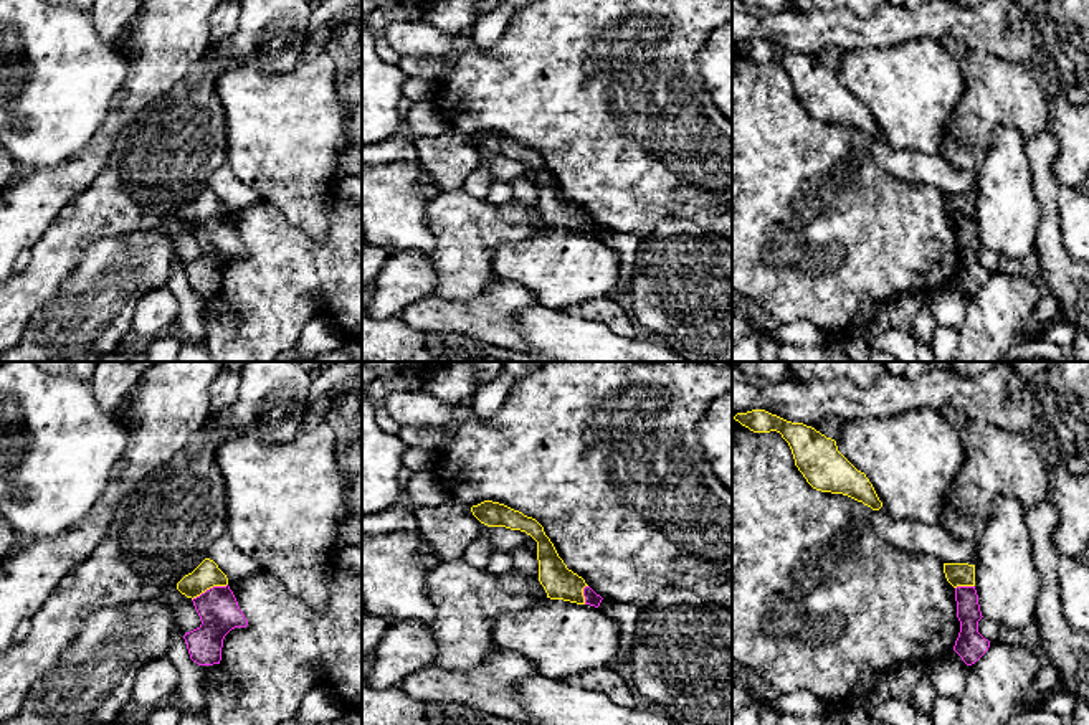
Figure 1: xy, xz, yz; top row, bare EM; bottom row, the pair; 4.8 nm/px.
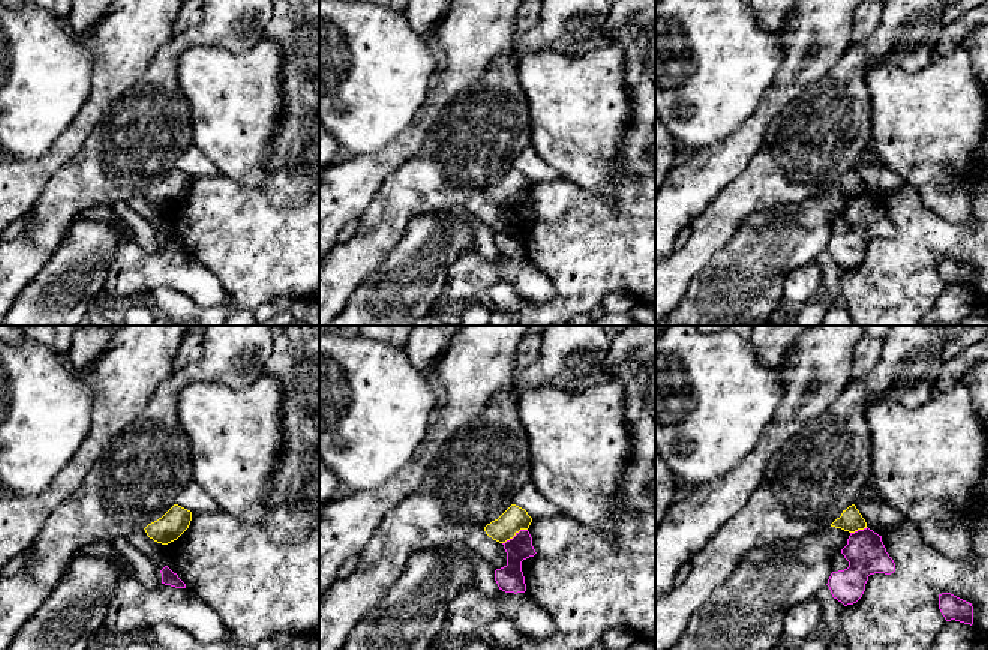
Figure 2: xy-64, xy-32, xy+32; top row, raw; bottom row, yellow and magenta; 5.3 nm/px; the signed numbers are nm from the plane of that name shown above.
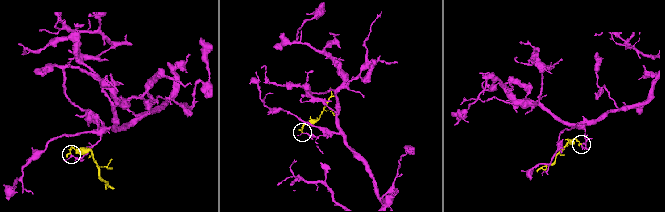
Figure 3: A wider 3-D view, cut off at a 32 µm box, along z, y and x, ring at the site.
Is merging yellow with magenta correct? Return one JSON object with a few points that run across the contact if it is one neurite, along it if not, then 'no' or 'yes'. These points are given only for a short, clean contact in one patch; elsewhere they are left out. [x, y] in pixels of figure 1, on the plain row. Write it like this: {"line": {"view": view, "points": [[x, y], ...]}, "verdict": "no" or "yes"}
{"line": {"view": "xy", "points": [[227, 213], [210, 217], [192, 230]]}, "verdict": "no"}

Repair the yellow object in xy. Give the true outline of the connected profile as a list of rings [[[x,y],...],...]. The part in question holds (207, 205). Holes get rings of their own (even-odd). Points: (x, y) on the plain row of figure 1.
[[[205,188],[192,203],[185,205],[177,213],[177,220],[187,228],[193,230],[213,216],[226,215],[226,205],[218,198],[213,190]]]

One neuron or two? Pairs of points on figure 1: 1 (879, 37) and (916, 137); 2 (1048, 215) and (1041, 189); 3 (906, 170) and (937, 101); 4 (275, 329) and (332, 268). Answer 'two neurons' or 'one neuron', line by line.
1: two neurons
2: one neuron
3: two neurons
4: one neuron

